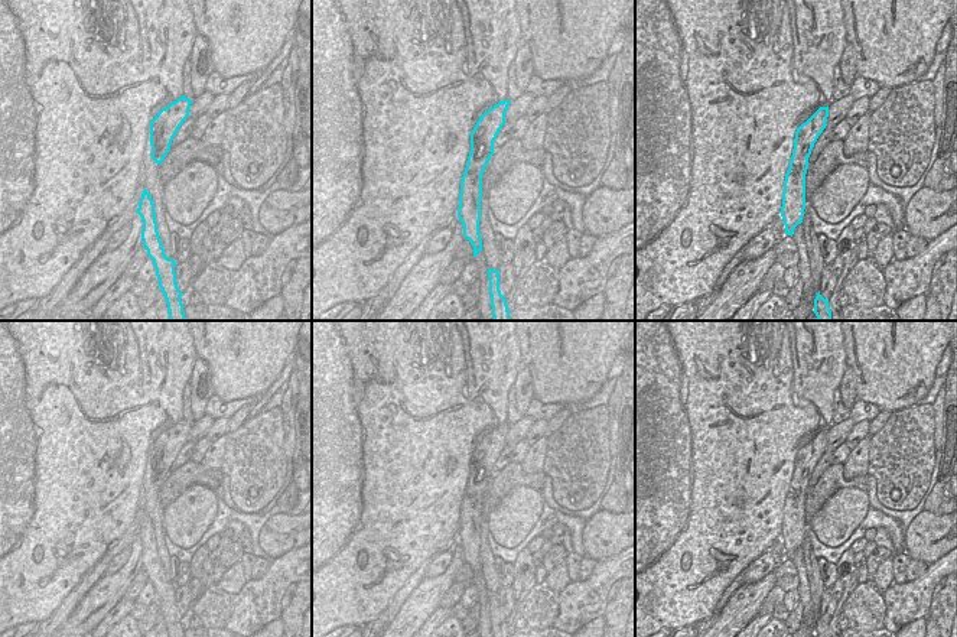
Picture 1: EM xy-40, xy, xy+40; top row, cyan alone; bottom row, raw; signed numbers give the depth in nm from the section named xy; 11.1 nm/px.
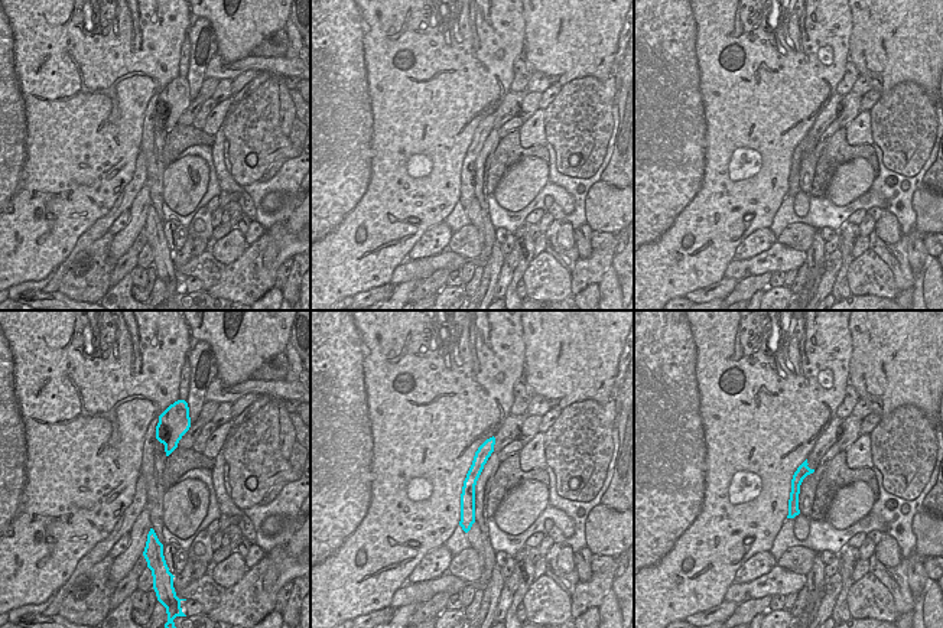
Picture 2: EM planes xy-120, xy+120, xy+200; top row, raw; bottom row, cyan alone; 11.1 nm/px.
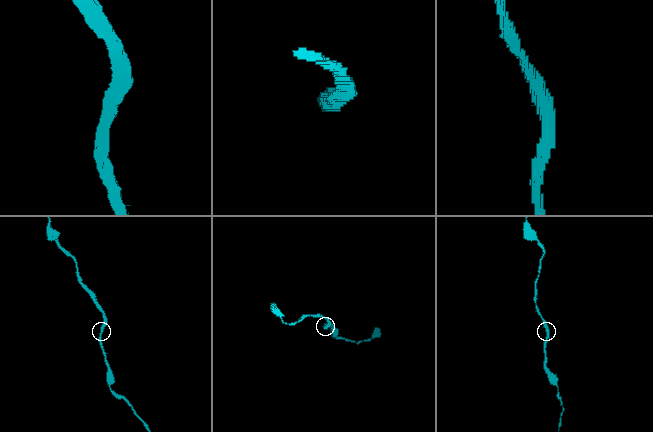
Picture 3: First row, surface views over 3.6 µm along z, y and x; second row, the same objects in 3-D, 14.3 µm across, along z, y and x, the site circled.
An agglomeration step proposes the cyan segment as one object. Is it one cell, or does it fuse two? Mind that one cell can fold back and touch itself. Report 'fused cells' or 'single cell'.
single cell

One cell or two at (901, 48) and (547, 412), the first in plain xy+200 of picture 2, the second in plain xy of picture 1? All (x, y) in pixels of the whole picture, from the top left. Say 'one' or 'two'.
two

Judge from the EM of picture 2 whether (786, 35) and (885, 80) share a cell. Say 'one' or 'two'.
two

